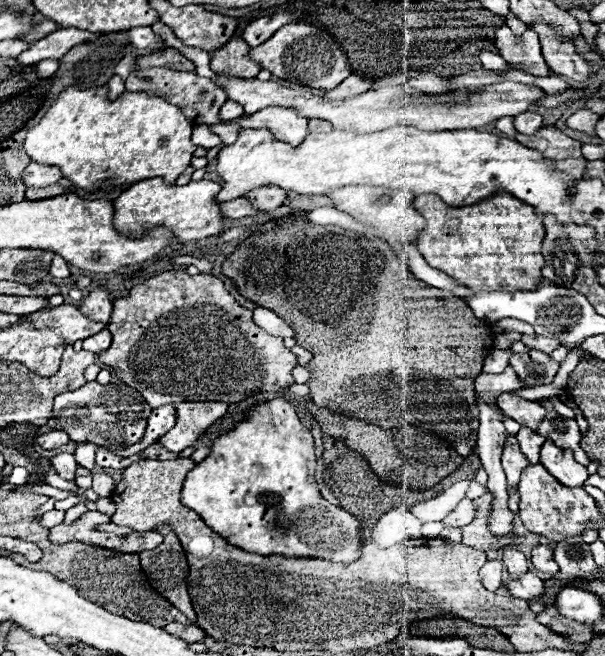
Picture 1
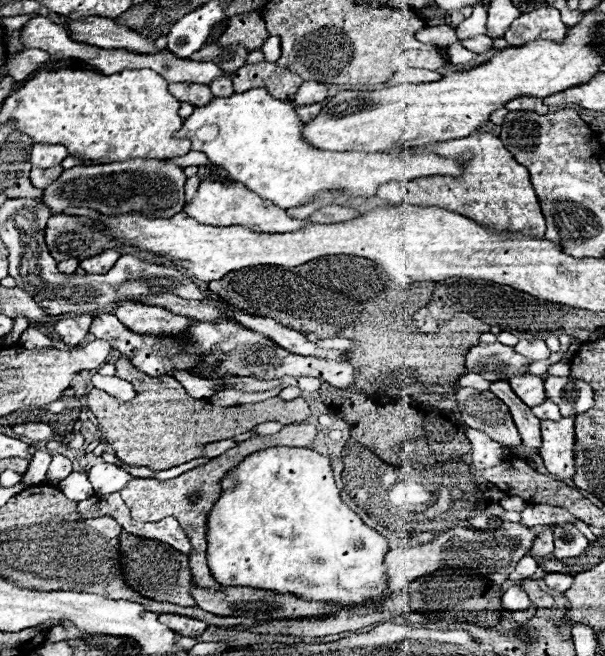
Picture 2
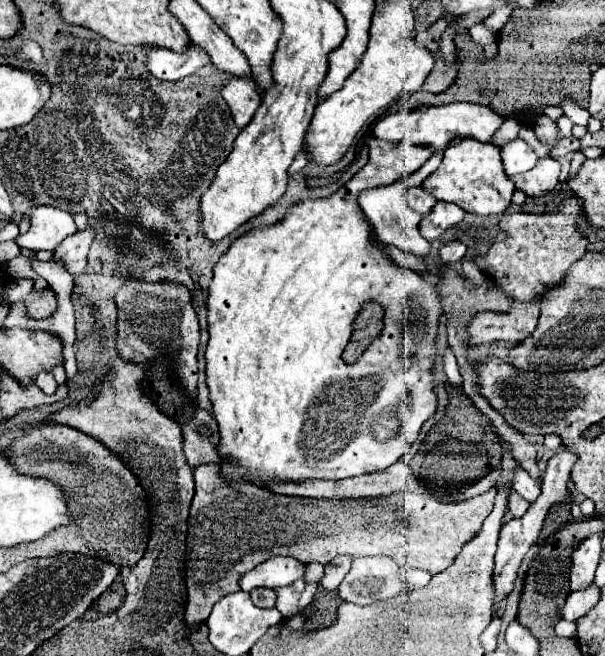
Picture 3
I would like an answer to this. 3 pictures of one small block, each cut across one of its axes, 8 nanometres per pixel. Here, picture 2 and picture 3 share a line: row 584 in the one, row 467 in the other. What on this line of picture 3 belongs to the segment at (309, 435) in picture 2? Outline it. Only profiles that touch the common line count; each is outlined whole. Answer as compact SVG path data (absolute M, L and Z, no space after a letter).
M200 466L198 470L194 470L194 480L196 480L196 494L194 494L194 500L192 500L192 508L190 508L190 518L188 518L188 538L186 538L186 548L188 548L188 554L186 554L186 590L188 590L188 600L186 600L186 612L184 612L184 624L198 630L198 626L202 622L206 622L206 618L210 616L210 610L214 606L214 602L218 602L220 598L240 590L238 582L242 578L242 574L250 572L252 568L256 568L258 564L266 562L268 558L272 556L292 556L296 560L300 560L302 564L310 564L310 562L320 562L320 564L330 564L336 556L350 556L350 558L360 558L360 556L390 556L394 558L396 562L404 562L406 566L414 566L414 568L424 568L428 570L430 574L440 574L444 572L454 560L456 556L460 554L462 546L466 542L470 542L472 538L478 536L480 528L482 528L482 522L484 518L492 512L492 504L494 504L494 498L496 498L496 488L490 488L486 494L480 494L476 498L470 498L470 500L464 500L464 502L456 502L456 504L442 504L434 498L426 498L426 496L420 496L420 494L414 494L414 492L396 492L396 494L390 494L390 496L380 496L380 498L348 498L348 500L318 500L318 498L294 498L294 496L284 496L284 494L274 494L272 490L266 490L266 488L260 488L256 484L250 484L250 482L234 482L234 480L226 480L222 478L222 470L220 466Z

